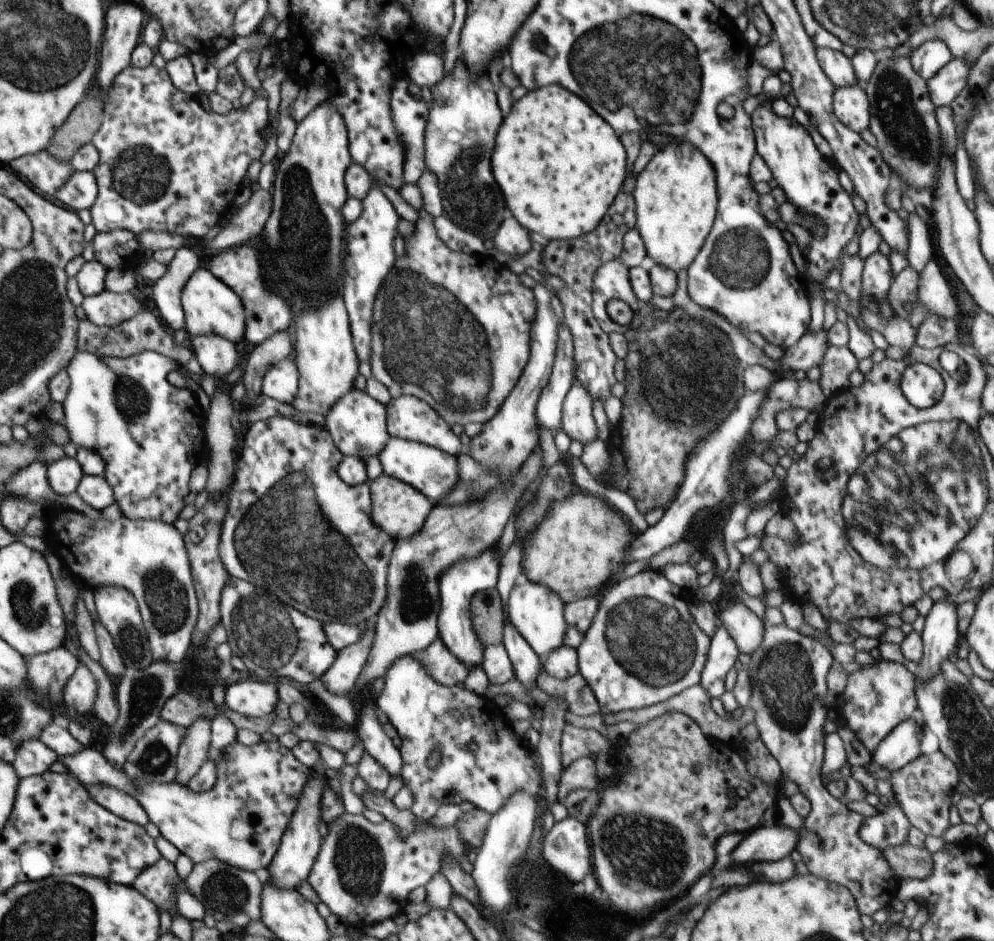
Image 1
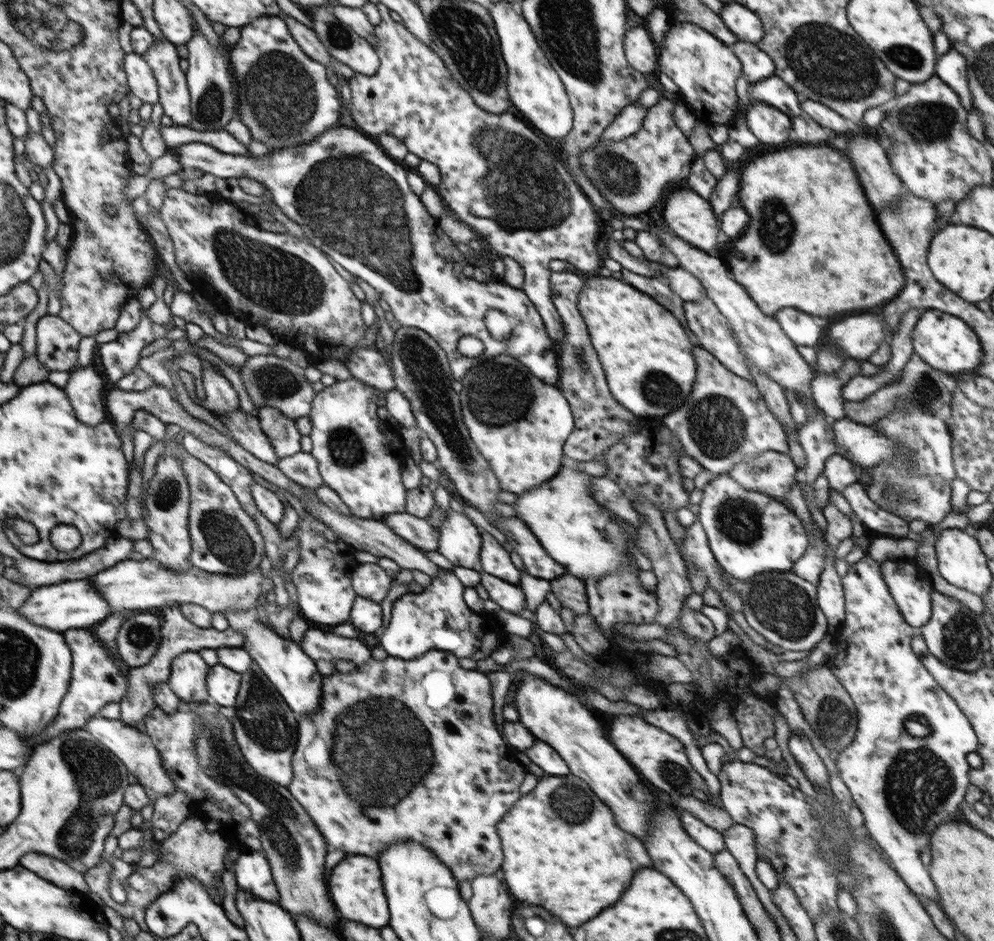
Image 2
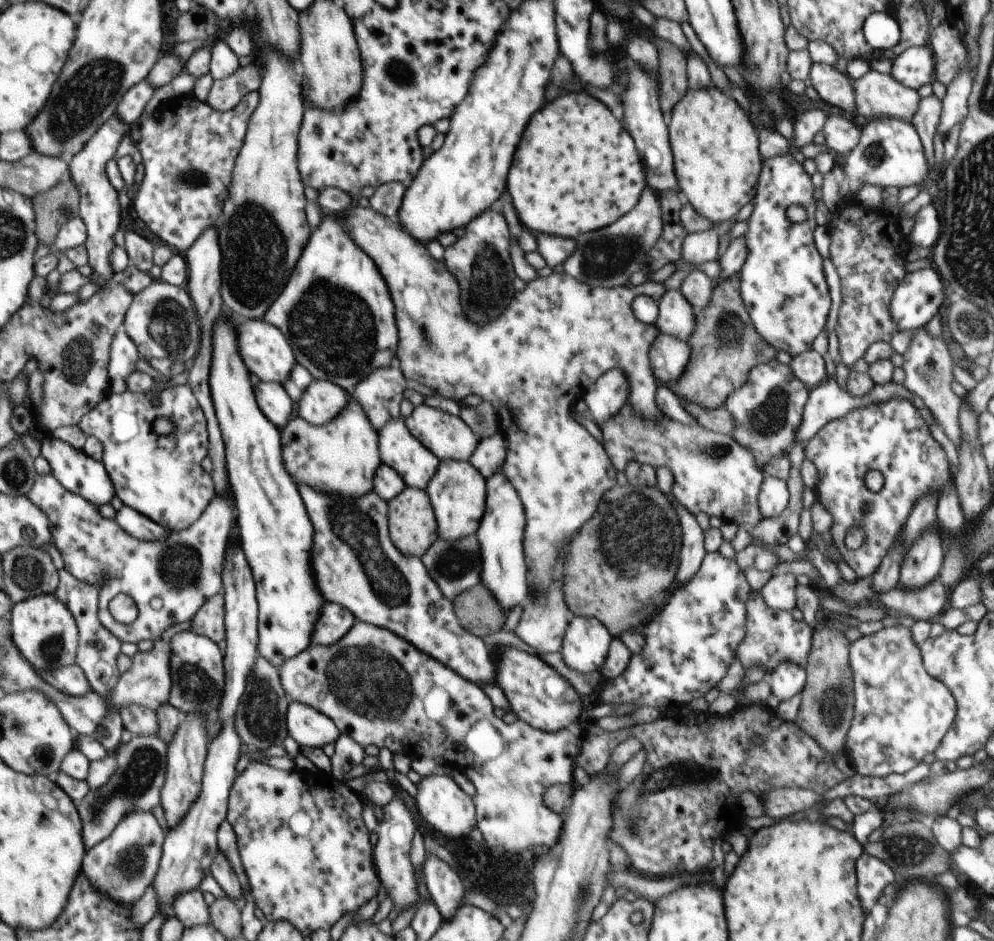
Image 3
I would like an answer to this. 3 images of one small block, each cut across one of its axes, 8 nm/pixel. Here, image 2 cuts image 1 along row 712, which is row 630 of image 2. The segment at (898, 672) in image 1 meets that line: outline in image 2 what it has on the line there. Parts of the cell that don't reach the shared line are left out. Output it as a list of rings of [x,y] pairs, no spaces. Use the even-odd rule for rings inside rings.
[[[866,555],[862,560],[848,567],[846,575],[841,578],[841,583],[843,584],[845,594],[845,617],[841,625],[840,636],[842,638],[838,641],[838,644],[844,648],[844,656],[847,657],[836,658],[834,662],[831,662],[832,665],[829,669],[834,672],[843,688],[850,694],[855,704],[858,722],[856,732],[853,736],[854,742],[850,747],[846,748],[846,750],[842,750],[842,752],[839,753],[840,756],[838,756],[836,767],[839,776],[849,788],[853,800],[862,812],[864,829],[870,834],[871,838],[876,840],[880,848],[886,852],[888,858],[892,861],[892,864],[894,864],[894,870],[904,879],[904,882],[914,894],[926,896],[926,898],[930,898],[930,900],[939,904],[938,892],[936,892],[934,881],[931,879],[927,867],[924,866],[920,859],[920,850],[928,848],[928,838],[930,838],[930,834],[936,830],[938,824],[946,822],[944,816],[958,816],[958,808],[960,808],[960,804],[964,800],[964,794],[966,794],[966,790],[968,790],[968,786],[970,786],[971,783],[969,779],[969,770],[971,767],[968,765],[966,757],[968,754],[976,752],[978,739],[968,718],[962,713],[962,710],[957,706],[953,698],[942,689],[942,686],[936,683],[936,680],[922,664],[922,661],[914,654],[911,647],[911,640],[912,635],[918,633],[918,631],[910,626],[900,614],[898,606],[896,606],[884,582],[881,573],[881,563],[869,555]]]

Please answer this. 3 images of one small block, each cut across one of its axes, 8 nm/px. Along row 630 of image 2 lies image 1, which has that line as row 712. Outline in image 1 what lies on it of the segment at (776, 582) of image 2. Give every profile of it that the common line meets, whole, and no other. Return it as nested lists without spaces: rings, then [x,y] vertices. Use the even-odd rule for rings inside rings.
[[[766,625],[763,640],[759,647],[750,654],[746,668],[752,683],[754,697],[750,706],[755,710],[755,722],[760,731],[760,740],[770,754],[779,762],[782,779],[795,782],[811,802],[811,811],[799,828],[799,841],[796,850],[801,854],[810,873],[822,880],[846,887],[853,895],[860,914],[871,916],[877,910],[886,909],[898,895],[901,883],[893,868],[884,858],[882,851],[871,844],[866,844],[859,835],[859,828],[865,817],[848,809],[827,789],[821,768],[825,759],[824,721],[828,718],[824,697],[827,691],[827,674],[835,661],[832,653],[818,639],[804,636],[798,630],[786,625]]]

